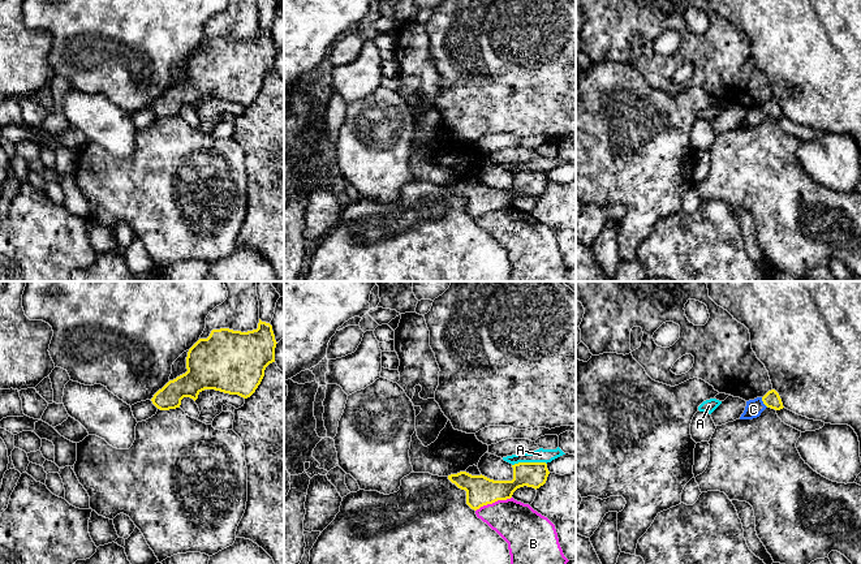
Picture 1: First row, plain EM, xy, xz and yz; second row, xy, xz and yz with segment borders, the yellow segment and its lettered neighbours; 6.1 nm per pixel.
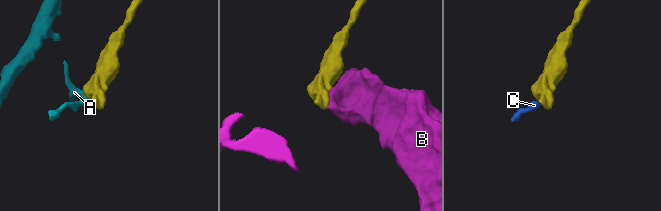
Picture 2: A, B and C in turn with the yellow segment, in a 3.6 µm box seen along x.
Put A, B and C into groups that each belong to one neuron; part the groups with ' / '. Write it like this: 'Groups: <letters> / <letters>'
Groups: A / B / C

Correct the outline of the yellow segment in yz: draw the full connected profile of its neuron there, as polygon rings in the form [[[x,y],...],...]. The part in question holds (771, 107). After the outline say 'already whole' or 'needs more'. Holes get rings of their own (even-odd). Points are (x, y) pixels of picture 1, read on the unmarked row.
[[[775,98],[769,99],[763,106],[746,109],[746,115],[740,128],[753,128],[761,124],[766,117],[771,116],[775,119],[783,117],[783,111],[779,102]]]; needs more

